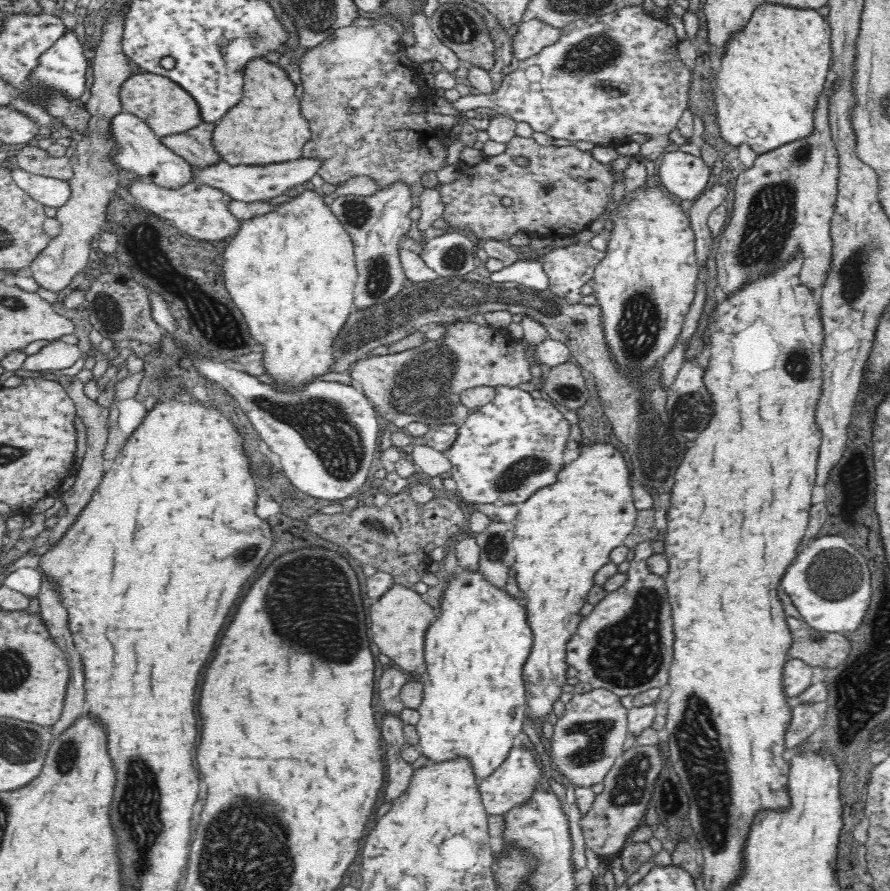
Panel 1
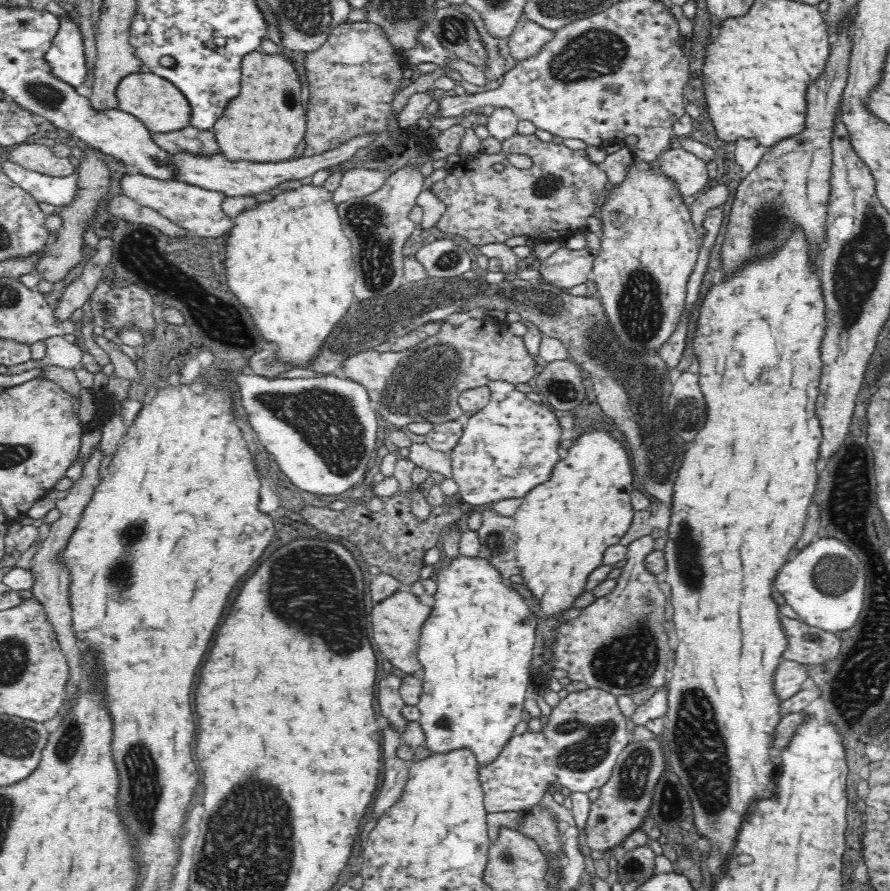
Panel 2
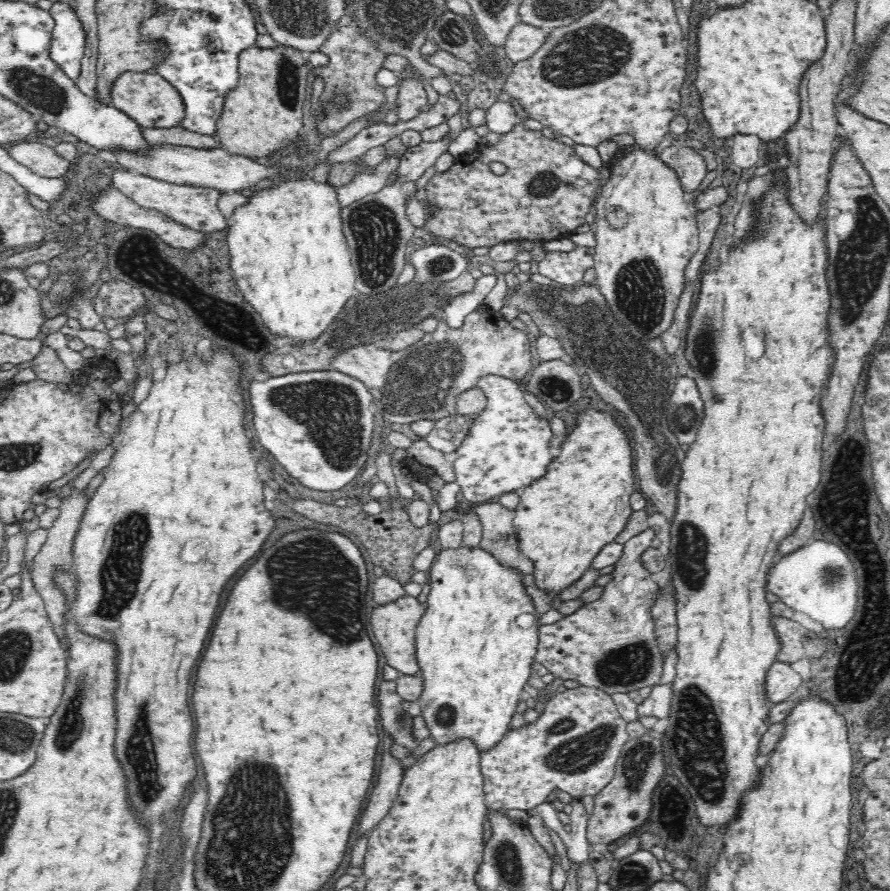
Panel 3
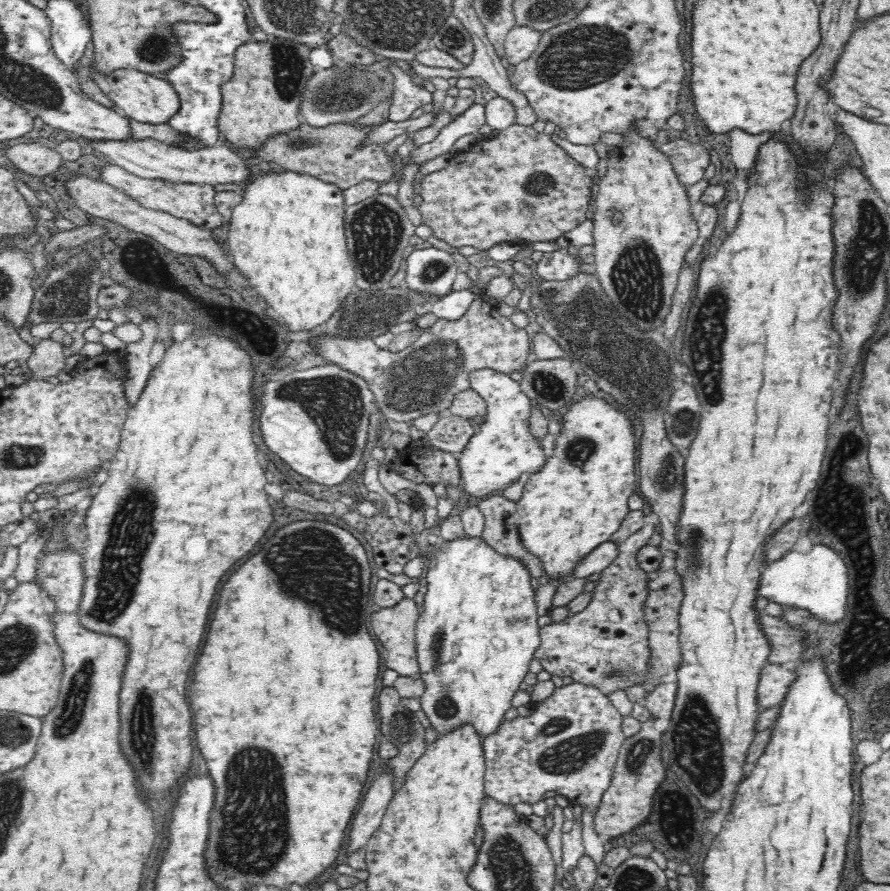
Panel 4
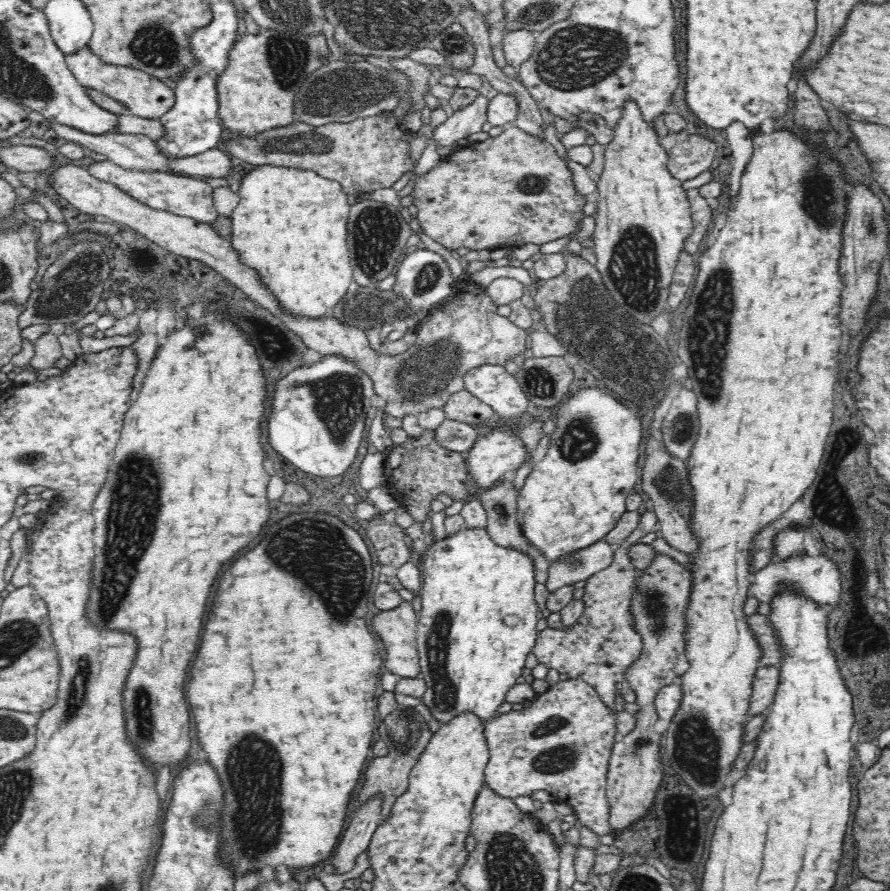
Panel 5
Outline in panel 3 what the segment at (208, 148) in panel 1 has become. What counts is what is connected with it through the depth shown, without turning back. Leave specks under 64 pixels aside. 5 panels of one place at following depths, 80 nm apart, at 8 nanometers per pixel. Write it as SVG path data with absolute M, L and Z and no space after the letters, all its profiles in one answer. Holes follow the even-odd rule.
M180 125L172 128L146 128L140 126L142 137L149 144L172 144L174 146L191 146L194 148L214 148L219 146L216 137L202 135L186 130Z

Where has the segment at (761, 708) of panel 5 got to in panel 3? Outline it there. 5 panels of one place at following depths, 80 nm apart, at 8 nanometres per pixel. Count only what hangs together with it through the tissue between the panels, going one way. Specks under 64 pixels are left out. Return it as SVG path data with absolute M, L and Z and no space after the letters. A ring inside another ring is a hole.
M774 661L772 666L766 670L766 682L764 682L764 693L770 704L776 704L789 698L796 692L796 688L802 684L803 677L796 673L790 663Z

